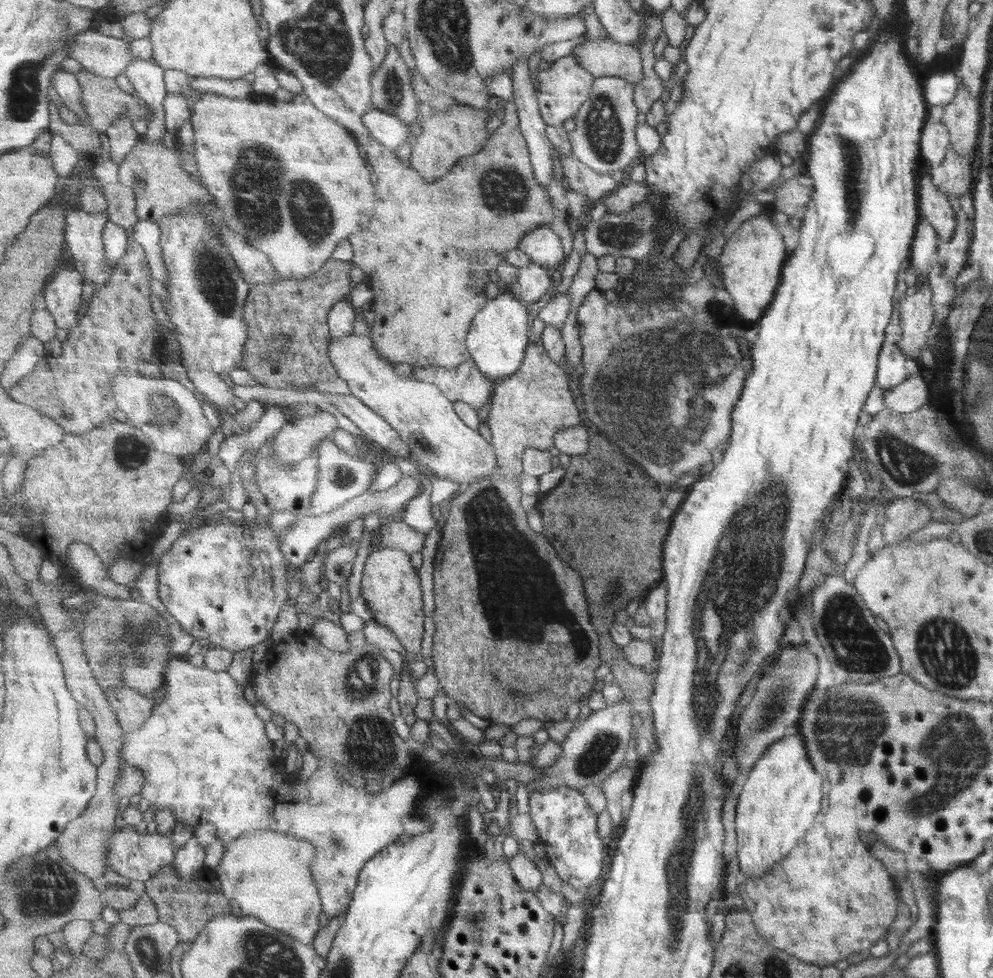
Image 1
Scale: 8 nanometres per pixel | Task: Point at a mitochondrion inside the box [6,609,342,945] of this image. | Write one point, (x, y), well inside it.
(51, 875)

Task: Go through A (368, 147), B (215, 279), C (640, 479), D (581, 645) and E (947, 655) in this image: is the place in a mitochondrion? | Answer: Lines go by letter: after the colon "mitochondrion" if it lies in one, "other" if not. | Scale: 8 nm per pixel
A: other
B: mitochondrion
C: mitochondrion
D: mitochondrion
E: mitochondrion

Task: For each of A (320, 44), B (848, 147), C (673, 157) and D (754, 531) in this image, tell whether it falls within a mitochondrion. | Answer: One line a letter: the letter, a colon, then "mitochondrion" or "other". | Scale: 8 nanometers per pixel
A: mitochondrion
B: mitochondrion
C: other
D: mitochondrion

